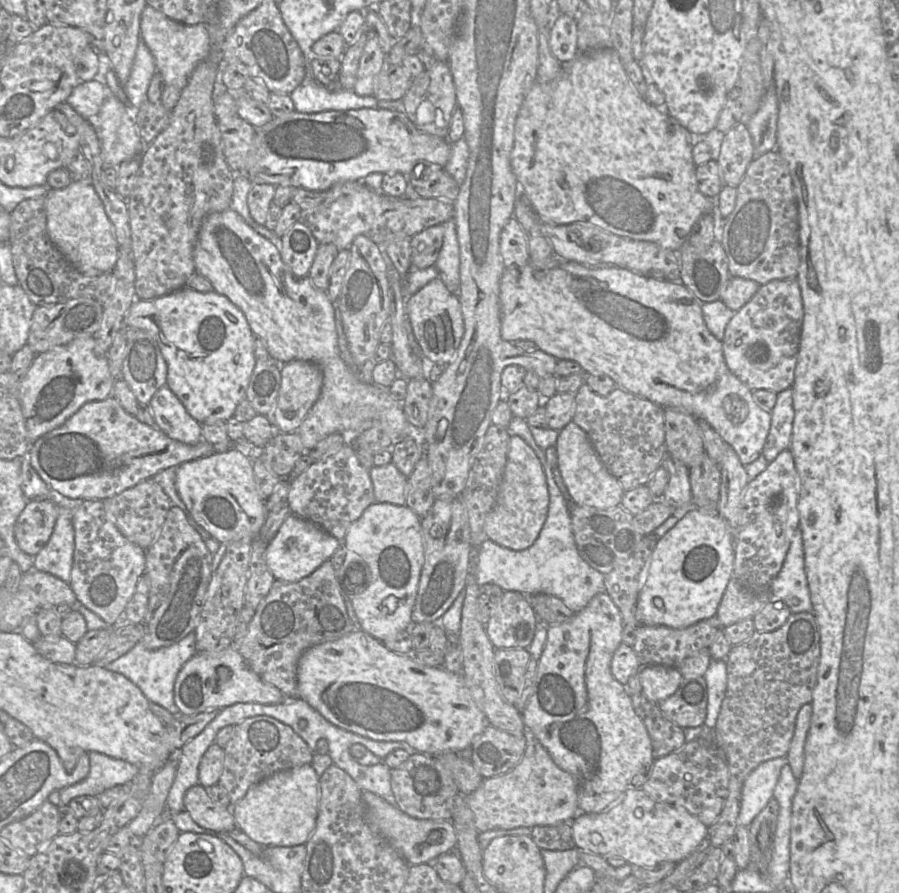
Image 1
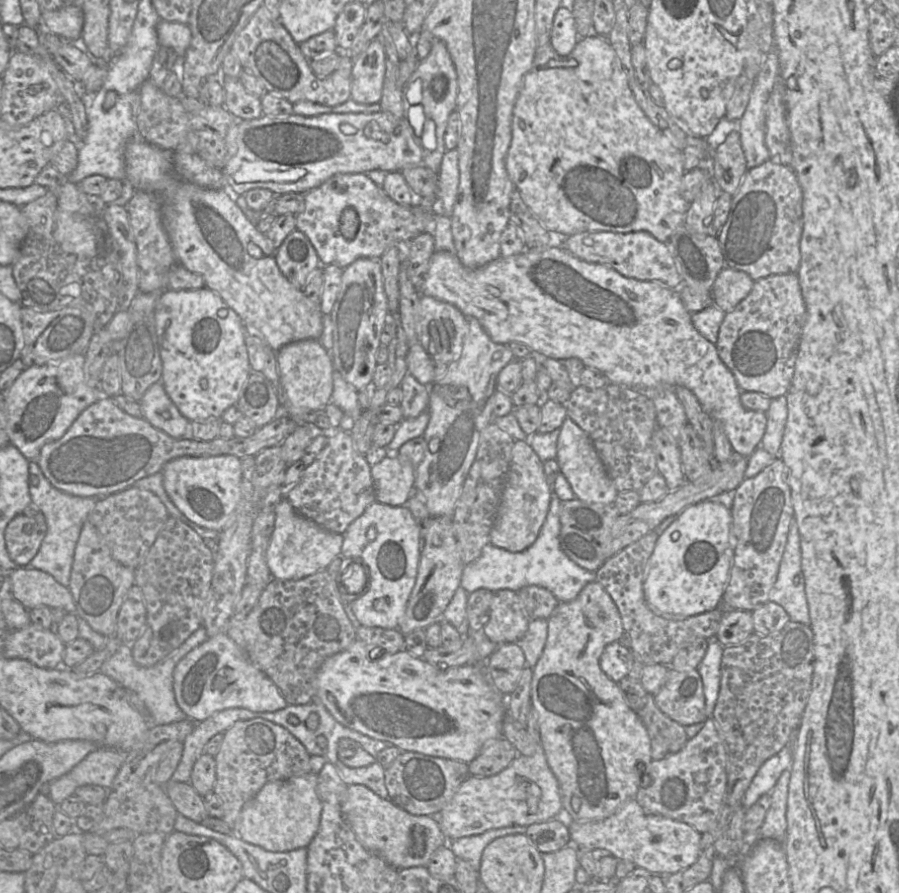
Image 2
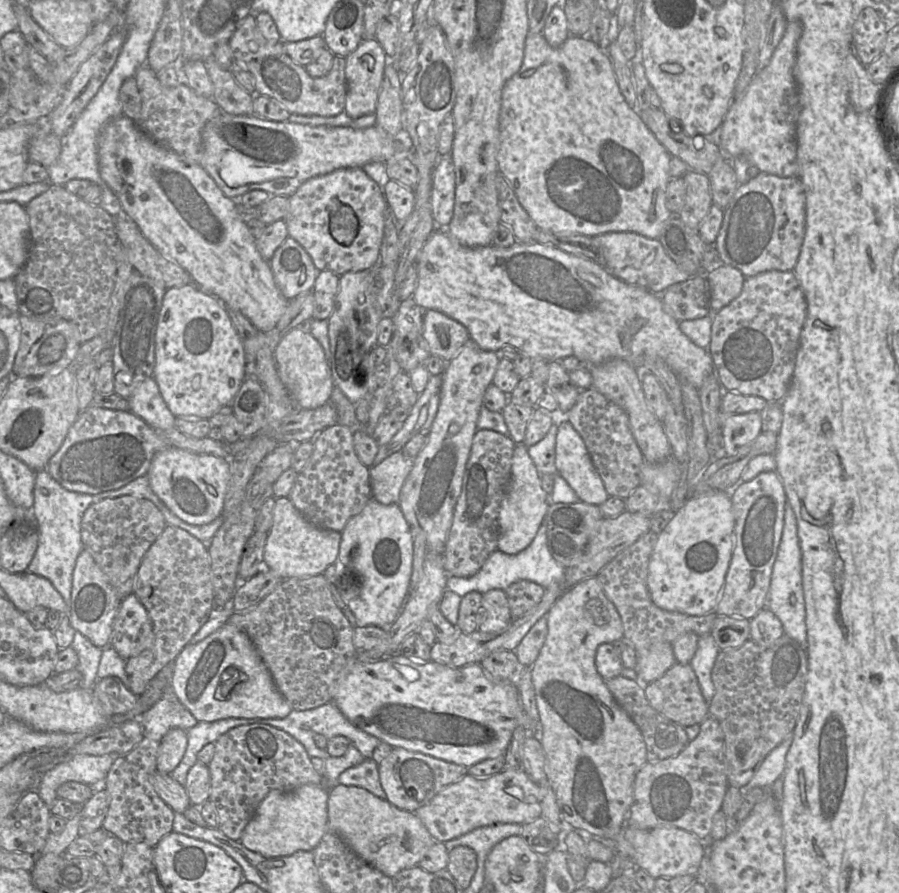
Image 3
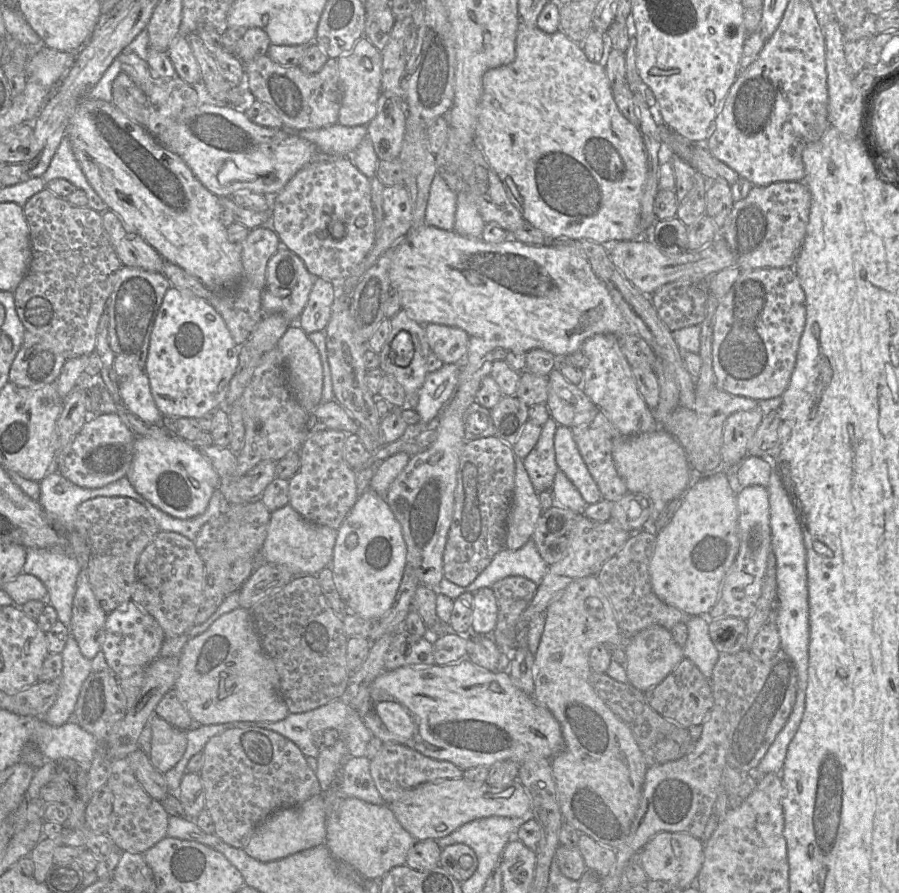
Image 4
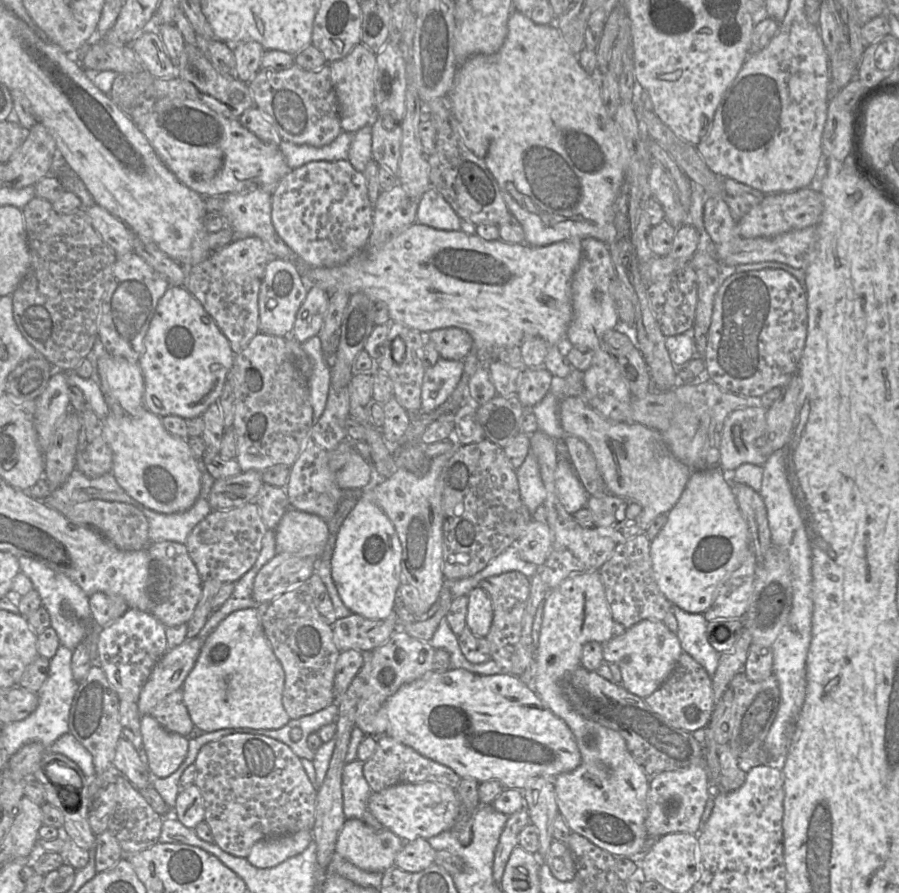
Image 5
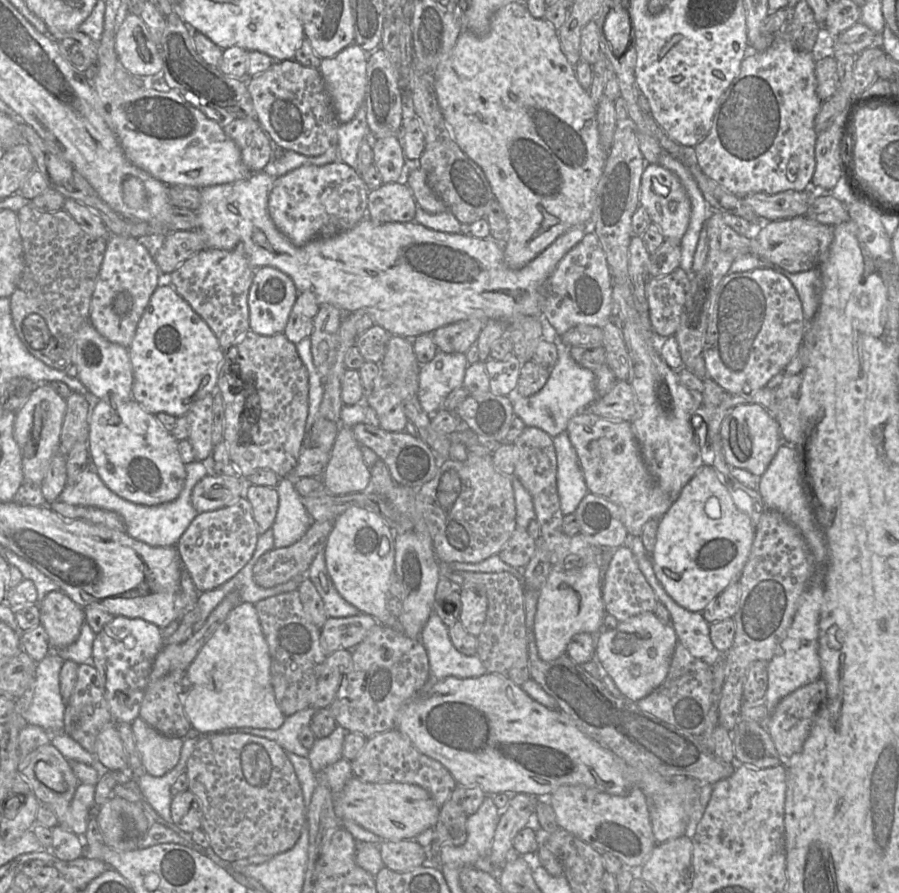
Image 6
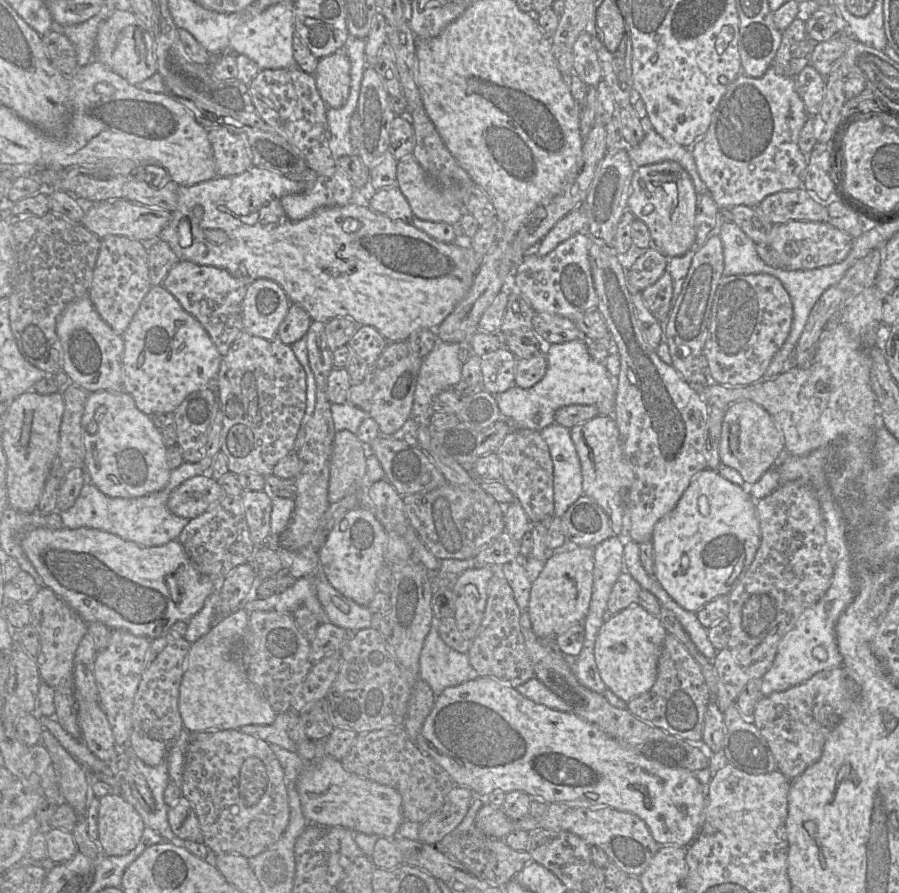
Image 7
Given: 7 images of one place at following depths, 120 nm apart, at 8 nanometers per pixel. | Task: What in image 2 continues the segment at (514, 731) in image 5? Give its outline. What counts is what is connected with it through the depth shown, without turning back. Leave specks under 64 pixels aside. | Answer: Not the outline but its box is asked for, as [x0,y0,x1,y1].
[315,639,506,763]

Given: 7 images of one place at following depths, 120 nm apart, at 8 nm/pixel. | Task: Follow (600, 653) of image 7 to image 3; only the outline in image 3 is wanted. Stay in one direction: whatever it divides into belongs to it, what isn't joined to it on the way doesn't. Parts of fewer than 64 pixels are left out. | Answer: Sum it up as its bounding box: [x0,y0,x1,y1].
[635,642,676,685]

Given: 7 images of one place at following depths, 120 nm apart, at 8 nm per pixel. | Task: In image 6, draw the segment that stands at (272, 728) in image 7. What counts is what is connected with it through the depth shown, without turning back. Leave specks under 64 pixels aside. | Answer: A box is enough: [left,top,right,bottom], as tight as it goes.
[213,707,314,757]

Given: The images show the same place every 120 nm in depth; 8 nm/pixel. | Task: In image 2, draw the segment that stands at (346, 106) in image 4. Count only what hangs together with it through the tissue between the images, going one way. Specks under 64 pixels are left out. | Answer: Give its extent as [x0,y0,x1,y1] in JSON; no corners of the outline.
[350,38,385,104]

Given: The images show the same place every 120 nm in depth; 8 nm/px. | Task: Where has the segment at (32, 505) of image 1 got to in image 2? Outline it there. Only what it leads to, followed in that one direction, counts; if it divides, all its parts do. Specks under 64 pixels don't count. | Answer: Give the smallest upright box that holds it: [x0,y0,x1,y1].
[4,507,46,567]

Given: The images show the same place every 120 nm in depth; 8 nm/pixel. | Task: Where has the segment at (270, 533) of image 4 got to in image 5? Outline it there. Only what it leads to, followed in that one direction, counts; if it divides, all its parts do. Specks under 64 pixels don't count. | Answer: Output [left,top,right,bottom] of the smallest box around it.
[275,508,328,557]

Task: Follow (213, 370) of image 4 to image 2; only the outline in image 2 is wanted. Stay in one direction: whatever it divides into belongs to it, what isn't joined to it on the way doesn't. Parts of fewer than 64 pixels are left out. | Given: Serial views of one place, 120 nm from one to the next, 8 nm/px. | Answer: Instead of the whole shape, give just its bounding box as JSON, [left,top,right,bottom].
[154,287,252,421]

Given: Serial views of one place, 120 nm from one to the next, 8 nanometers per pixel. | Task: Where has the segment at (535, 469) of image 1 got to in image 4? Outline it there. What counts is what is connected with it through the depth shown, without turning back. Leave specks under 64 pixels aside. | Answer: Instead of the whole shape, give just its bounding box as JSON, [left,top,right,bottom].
[506,458,543,550]

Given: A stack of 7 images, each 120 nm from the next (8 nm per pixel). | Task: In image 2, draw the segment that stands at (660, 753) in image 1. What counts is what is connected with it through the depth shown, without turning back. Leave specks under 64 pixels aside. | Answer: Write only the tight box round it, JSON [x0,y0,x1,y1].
[618,675,688,760]

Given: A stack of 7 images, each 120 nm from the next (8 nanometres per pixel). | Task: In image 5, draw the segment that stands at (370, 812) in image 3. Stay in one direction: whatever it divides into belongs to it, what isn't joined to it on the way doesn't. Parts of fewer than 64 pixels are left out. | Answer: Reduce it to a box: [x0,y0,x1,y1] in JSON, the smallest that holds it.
[335,819,404,873]

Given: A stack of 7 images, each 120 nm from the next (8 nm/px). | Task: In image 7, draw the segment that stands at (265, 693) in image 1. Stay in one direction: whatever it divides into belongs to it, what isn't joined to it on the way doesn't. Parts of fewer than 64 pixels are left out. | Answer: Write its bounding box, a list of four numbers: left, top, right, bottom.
[179,607,277,732]

